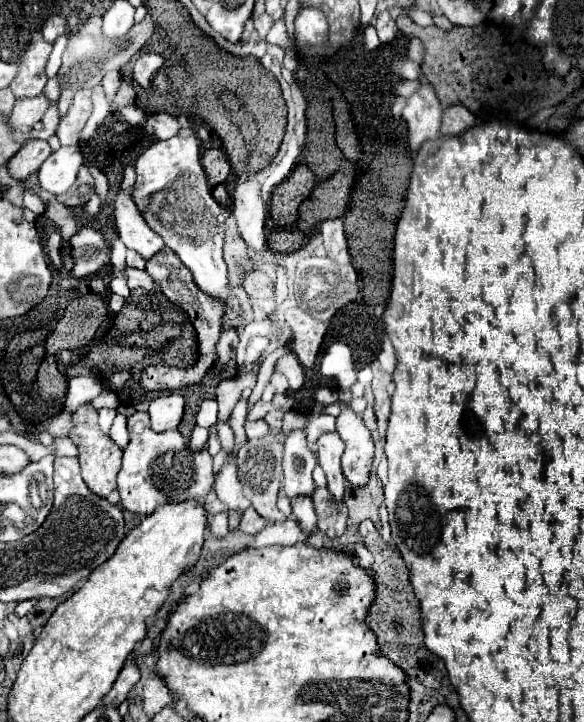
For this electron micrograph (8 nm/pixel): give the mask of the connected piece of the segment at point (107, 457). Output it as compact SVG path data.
M89 402L81 404L73 412L73 432L69 432L69 438L73 440L73 444L79 450L79 464L81 464L81 472L83 472L85 484L97 496L107 498L109 492L117 488L117 482L115 480L117 480L117 472L121 468L123 450L107 434L101 432L101 428L97 424L97 410Z

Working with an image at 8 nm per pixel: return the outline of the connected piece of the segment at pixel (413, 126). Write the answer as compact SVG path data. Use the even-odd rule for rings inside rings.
M429 82L421 86L407 98L403 108L403 120L409 126L409 150L415 154L425 140L435 140L441 136L441 104L437 100L435 88Z

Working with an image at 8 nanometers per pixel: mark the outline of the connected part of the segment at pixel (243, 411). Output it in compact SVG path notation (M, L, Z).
M240 398L232 411L232 418L230 423L230 426L236 437L236 453L247 441L244 430L247 413L247 400Z

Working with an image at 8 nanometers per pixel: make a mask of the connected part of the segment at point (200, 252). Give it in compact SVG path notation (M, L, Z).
M173 136L169 140L153 142L137 160L137 182L133 198L145 222L161 234L163 242L191 270L197 288L225 306L221 318L223 330L239 332L245 324L243 310L227 284L227 266L221 256L225 212L211 196L211 188L201 166L197 136Z

